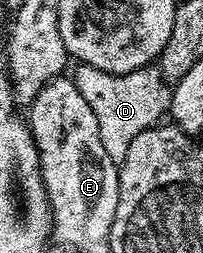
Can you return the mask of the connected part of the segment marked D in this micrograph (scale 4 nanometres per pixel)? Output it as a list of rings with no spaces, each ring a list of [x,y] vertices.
[[[79,64],[75,69],[75,73],[72,73],[73,83],[98,120],[102,145],[106,153],[119,163],[124,159],[134,137],[146,128],[155,126],[161,120],[159,118],[169,112],[172,103],[171,86],[155,64],[120,75],[105,73],[84,64]]]

